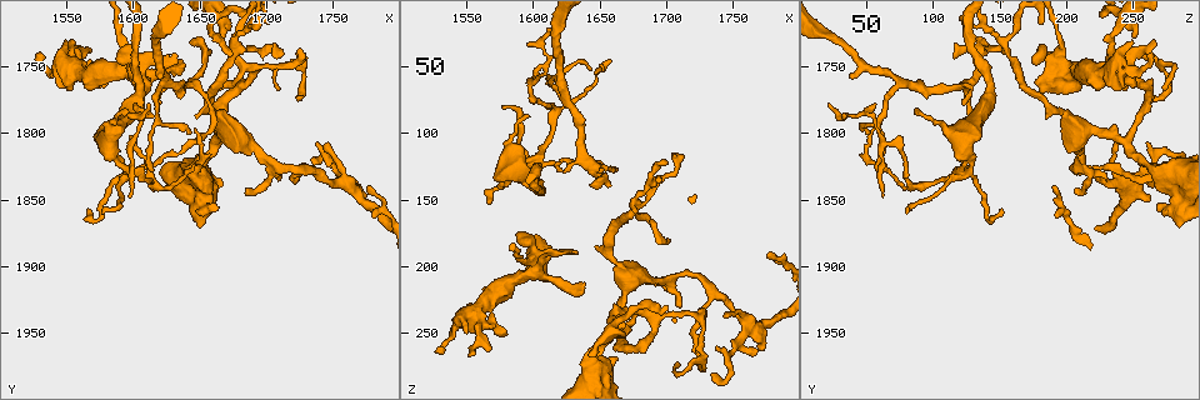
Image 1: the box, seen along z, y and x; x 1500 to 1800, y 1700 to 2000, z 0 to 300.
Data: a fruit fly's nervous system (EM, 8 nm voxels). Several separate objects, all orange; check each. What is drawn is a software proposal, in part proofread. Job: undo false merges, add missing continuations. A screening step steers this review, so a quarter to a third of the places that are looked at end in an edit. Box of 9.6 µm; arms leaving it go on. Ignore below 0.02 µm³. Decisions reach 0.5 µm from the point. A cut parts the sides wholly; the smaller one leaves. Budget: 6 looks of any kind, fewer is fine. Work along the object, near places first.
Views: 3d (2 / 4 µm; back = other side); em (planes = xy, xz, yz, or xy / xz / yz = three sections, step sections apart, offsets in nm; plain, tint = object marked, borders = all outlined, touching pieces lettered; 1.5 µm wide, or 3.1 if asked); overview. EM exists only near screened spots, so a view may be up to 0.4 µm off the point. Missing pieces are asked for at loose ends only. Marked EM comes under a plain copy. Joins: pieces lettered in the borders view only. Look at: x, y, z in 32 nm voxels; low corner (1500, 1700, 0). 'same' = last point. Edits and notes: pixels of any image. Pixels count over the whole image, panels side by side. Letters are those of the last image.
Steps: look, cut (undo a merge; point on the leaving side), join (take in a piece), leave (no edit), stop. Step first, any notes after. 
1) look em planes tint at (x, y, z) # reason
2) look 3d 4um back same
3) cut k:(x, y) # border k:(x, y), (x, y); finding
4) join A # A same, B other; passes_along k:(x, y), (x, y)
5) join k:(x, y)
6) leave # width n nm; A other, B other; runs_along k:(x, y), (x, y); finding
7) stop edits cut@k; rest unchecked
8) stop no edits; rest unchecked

look 3d 4um at (1564, 1860, 154)

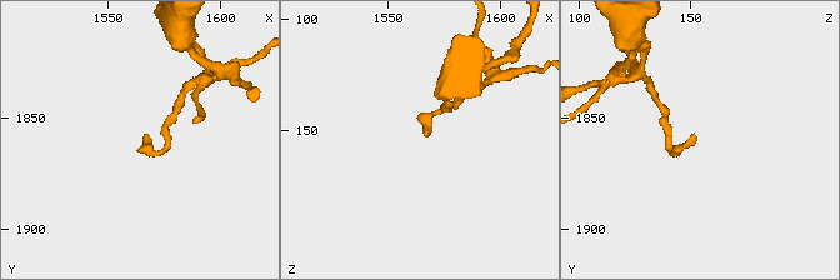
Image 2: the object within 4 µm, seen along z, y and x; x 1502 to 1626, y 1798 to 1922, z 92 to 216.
look em planes tint at (1566, 1859, 153)

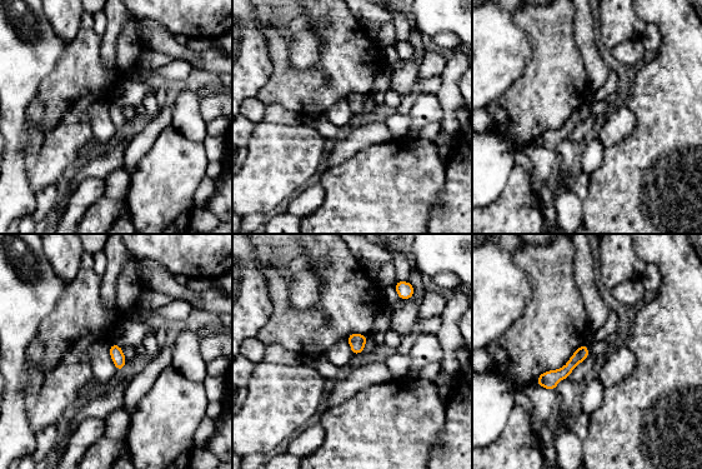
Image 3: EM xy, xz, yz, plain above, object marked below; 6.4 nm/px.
look em planes borders same # see the neighbours

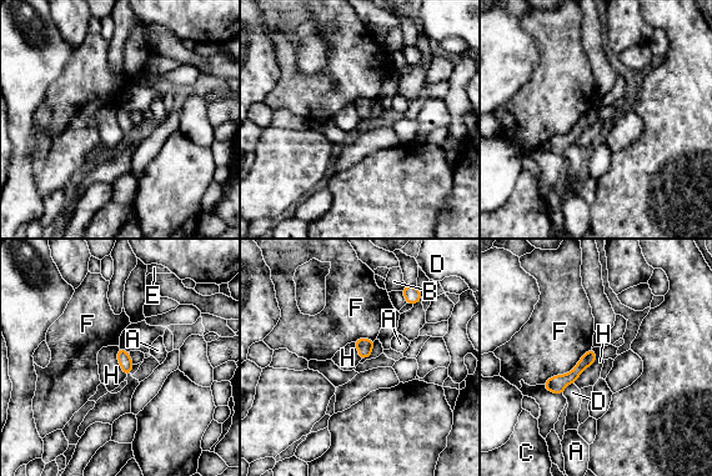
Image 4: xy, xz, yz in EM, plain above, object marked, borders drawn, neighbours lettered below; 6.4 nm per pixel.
leave # A other, B other, C other, D other, E other, F other, H other; runs_along 4:(591, 352), (568, 379), (547, 385); no lettered piece goes on from it

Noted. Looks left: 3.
look em planes borders at (1578, 1764, 250) # tapers out

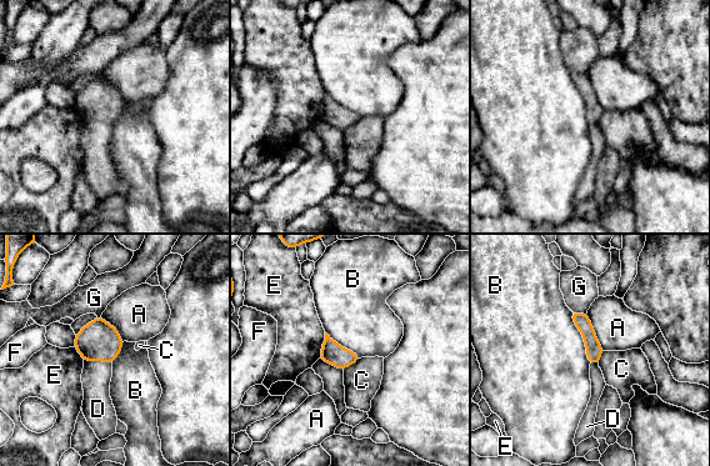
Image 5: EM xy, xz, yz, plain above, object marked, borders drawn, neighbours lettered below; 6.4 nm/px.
join D # width 110 nm; A other, B other, C other, D same, E other, F other, G other; it goes on there

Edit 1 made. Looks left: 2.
look em planes tint at (1652, 1816, 50) # abrupt turn

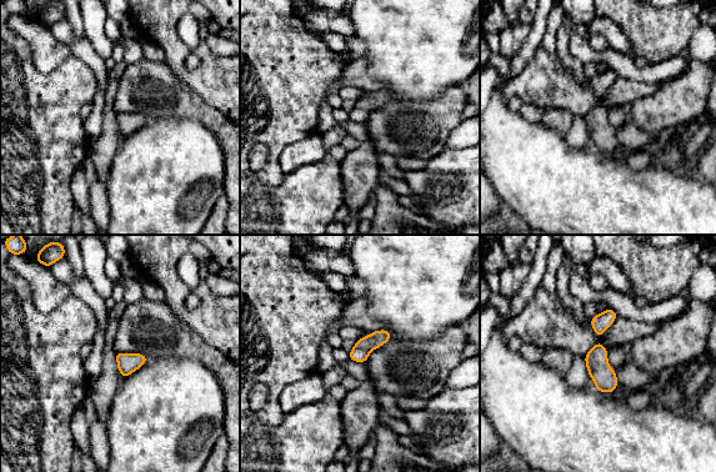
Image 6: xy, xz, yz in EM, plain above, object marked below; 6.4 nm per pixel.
look em planes borders same

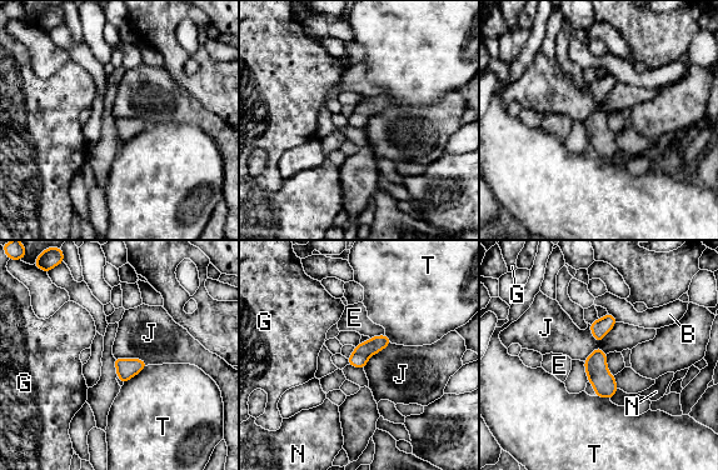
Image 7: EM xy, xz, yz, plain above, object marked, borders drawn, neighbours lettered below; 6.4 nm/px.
leave # width 120 nm; B other, E other, G other, J other, N other, T other; border 7:(617, 321), (599, 341), (594, 340); all the same neuron

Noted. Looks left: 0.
stop edits join@5; rest unchecked

